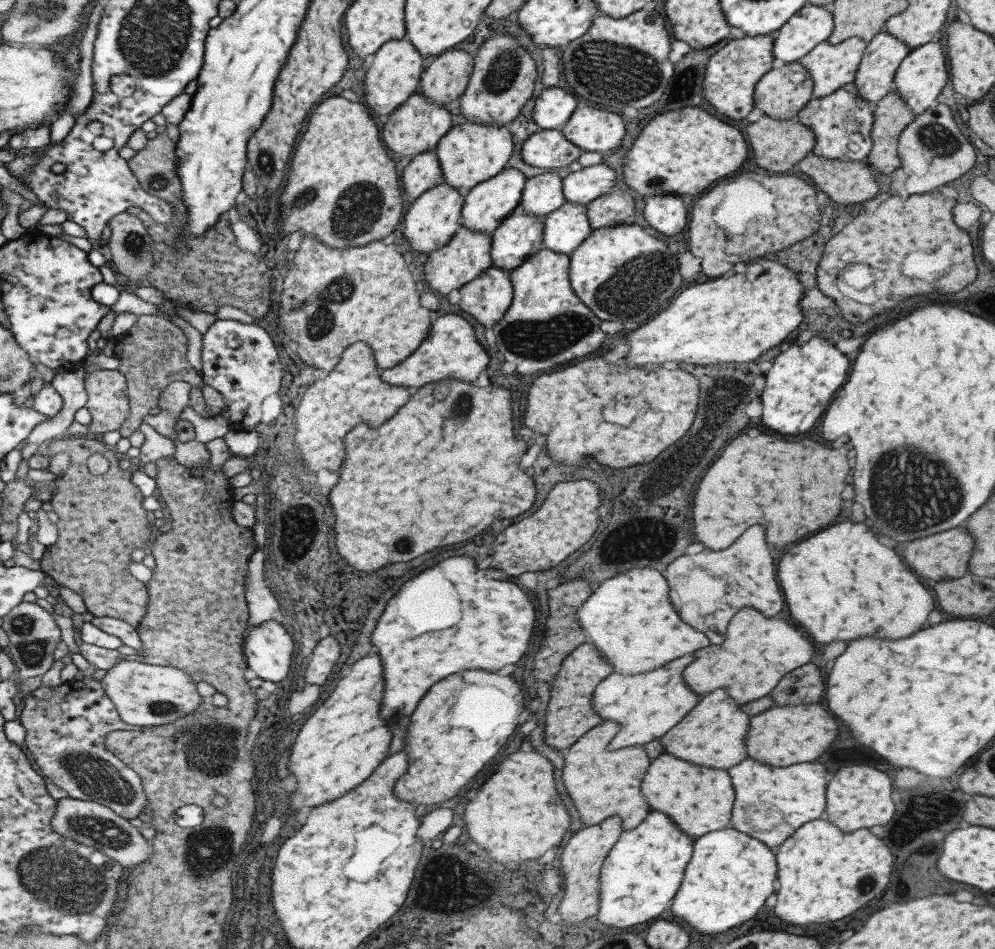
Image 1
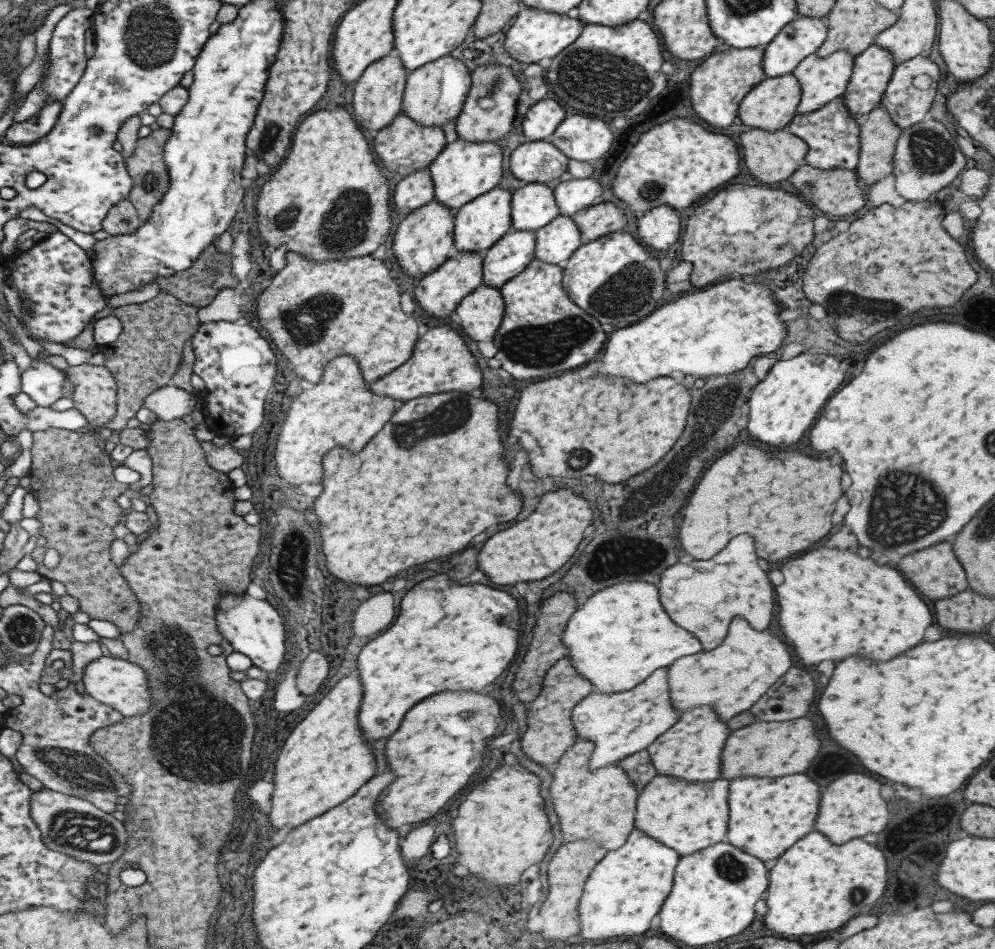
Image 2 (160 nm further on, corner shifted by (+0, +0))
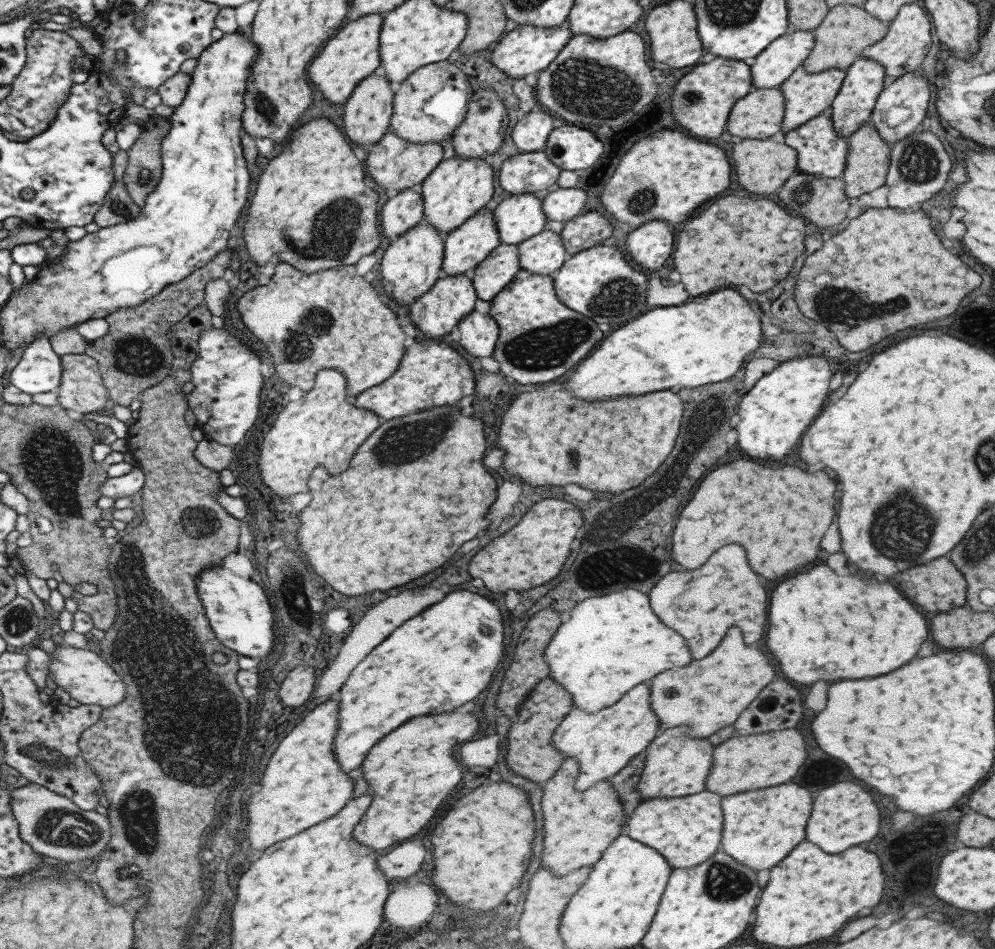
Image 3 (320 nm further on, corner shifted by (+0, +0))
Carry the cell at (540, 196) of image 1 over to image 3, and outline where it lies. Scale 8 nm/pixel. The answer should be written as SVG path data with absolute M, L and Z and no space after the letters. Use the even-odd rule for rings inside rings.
M531 192L513 194L502 199L492 210L497 239L503 244L519 244L542 232L547 222L541 210L541 200Z

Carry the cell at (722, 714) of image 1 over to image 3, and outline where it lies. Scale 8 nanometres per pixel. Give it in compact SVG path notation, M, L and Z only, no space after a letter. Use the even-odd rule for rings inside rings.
M674 726L660 731L651 743L647 745L645 751L644 767L642 768L641 778L636 784L636 792L639 792L639 801L648 798L673 798L674 796L687 796L697 794L704 790L704 782L709 774L712 752L714 746L707 743L707 738L687 737L686 726Z

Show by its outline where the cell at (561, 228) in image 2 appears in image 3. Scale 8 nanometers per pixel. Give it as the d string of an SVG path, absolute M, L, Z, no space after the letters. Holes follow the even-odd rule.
M549 230L527 238L516 247L519 268L539 276L552 275L569 257L563 249L561 237Z

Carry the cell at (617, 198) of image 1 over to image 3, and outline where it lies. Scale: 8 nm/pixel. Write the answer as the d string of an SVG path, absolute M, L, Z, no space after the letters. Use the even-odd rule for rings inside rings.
M584 211L563 222L559 237L565 253L571 256L602 244L611 234L612 227L605 216L596 211Z

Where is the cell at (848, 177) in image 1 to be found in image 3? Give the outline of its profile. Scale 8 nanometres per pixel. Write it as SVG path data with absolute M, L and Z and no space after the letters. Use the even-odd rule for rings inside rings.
M805 173L791 175L777 192L777 200L780 206L792 216L800 216L811 225L827 229L828 227L839 226L846 221L849 198L844 193L842 178L815 178Z

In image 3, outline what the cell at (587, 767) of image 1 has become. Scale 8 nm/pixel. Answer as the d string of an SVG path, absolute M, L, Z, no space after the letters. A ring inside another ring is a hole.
M564 758L553 777L542 783L542 795L540 798L540 813L543 824L542 845L543 850L539 855L539 868L548 868L555 876L563 876L581 867L591 866L607 850L614 838L620 835L626 824L627 818L615 789L609 784L609 780L603 780L594 784L587 790L575 790L574 782L579 776L578 764L572 758Z

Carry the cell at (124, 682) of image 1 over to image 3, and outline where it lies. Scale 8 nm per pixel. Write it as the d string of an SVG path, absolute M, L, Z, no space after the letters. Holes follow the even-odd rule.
M62 644L48 654L47 672L51 680L63 688L70 698L80 705L96 705L101 708L121 704L124 695L124 682L120 676L97 653L89 649L73 648Z

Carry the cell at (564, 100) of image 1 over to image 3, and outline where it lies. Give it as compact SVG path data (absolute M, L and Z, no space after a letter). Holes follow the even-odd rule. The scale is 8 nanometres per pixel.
M545 111L529 112L509 128L515 148L521 152L542 150L547 135L555 128L555 120Z

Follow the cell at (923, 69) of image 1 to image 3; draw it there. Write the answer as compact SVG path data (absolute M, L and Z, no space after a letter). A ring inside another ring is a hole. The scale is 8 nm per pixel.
M909 72L896 78L893 82L884 86L875 101L875 106L870 112L870 122L876 133L889 145L899 142L899 139L905 138L908 134L920 128L921 120L925 116L929 104L929 87L925 77L915 76Z

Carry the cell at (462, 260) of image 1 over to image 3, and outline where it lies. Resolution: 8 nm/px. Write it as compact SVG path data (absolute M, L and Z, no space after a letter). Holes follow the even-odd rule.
M459 274L458 276L441 275L431 289L427 290L415 302L408 306L405 320L411 323L411 326L419 329L419 332L426 338L437 338L445 336L451 332L451 328L457 325L464 316L467 316L475 306L477 300L473 282L470 281L468 274Z

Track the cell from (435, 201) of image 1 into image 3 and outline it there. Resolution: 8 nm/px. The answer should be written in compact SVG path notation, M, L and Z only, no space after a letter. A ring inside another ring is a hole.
M421 220L419 224L407 229L407 233L389 242L379 262L376 284L385 299L390 297L390 300L398 305L397 310L402 307L408 308L416 298L431 289L441 276L444 237L445 235L439 234L439 231L435 231L429 223Z

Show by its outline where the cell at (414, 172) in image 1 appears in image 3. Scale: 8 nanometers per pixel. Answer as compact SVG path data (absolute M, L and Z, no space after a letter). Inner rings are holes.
M418 186L400 190L381 206L379 226L389 242L407 233L422 220L422 198Z

